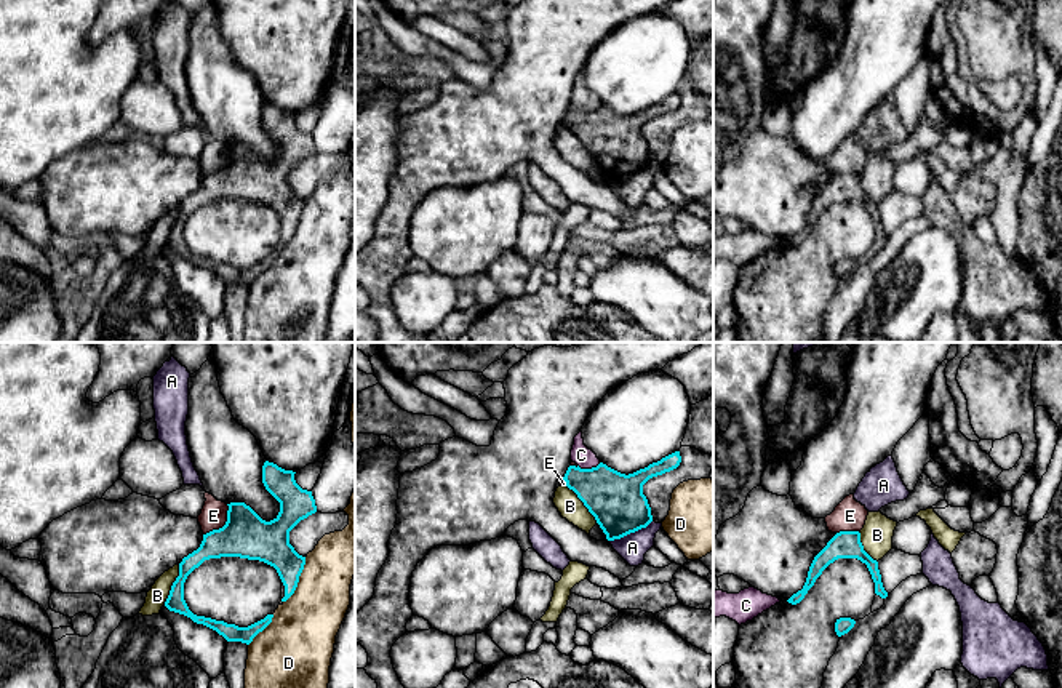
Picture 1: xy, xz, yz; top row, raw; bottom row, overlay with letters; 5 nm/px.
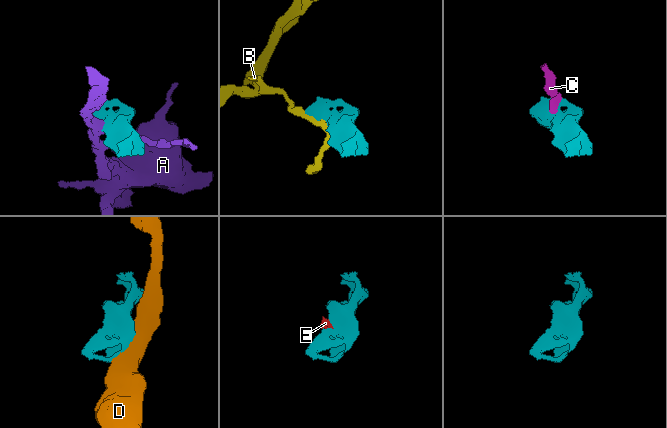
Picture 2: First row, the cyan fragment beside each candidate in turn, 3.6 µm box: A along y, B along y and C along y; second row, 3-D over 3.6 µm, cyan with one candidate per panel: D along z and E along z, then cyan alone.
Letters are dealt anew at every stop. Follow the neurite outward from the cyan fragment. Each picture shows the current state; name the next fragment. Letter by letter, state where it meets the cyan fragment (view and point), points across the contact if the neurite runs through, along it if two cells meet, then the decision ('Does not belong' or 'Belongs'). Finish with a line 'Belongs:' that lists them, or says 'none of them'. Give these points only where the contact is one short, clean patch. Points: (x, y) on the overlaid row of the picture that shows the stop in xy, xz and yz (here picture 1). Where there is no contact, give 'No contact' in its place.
A: Touches cyan at xz (630, 532). Does not belong
B: Touches cyan at xy (173, 584). Does not belong
C: Touches cyan at xz (589, 469). Boundary: xz (600, 463), (590, 468), (578, 466). Does not belong
D: Touches cyan at xy (298, 580). Does not belong
E: Touches cyan at xy (224, 525). Boundary: xy (227, 504), (227, 520), (203, 535). Does not belong
Belongs: none of them

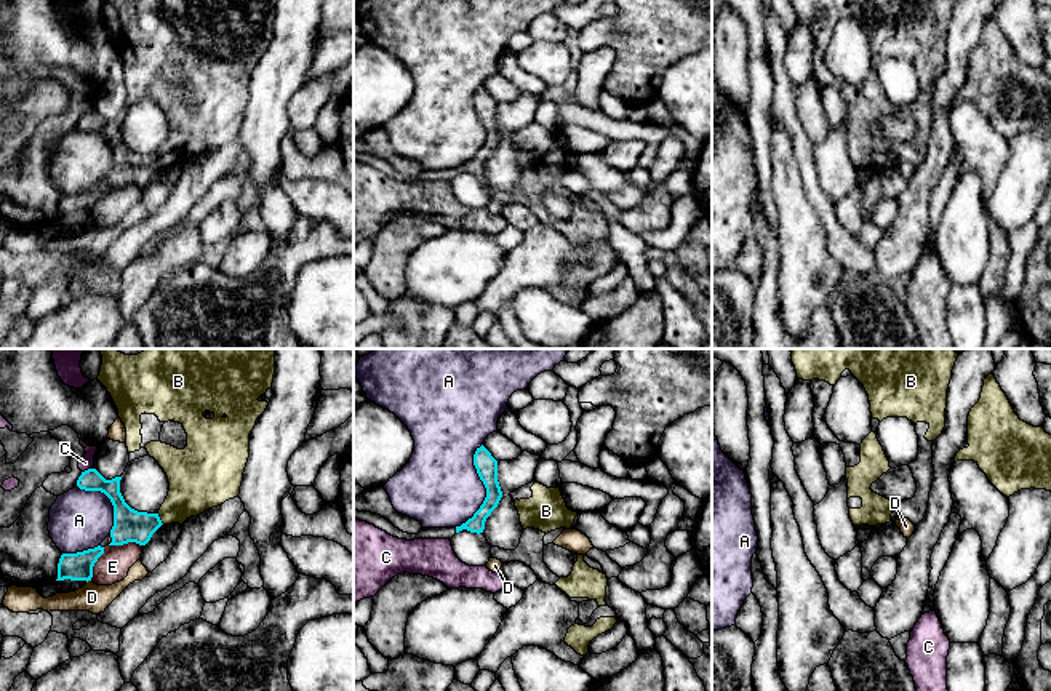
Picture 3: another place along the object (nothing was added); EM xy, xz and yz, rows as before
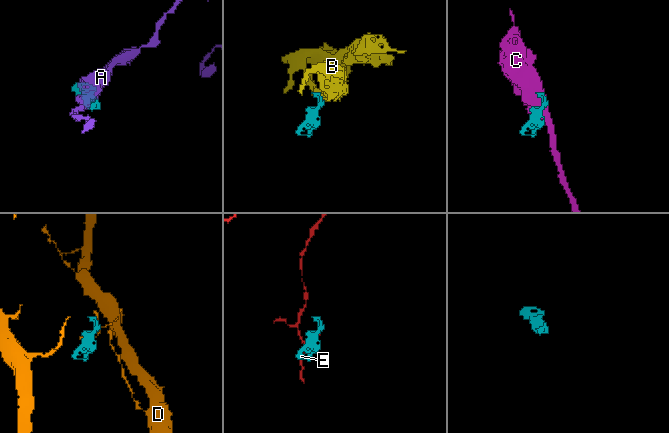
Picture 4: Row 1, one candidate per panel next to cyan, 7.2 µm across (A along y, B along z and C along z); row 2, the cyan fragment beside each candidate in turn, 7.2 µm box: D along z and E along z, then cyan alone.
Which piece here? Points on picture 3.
A: Touches cyan at xz (485, 487). Does not belong
B: Touches cyan at xy (159, 519). Path across: xy (130, 525), (144, 525), (159, 519), (195, 485). Belongs
C: Touches cyan at xy (88, 469). Does not belong
D: Touches cyan at xy (88, 579). Does not belong
E: Touches cyan at xy (125, 543). Boundary: xy (141, 544), (123, 543), (109, 546). Does not belong
Belongs: B

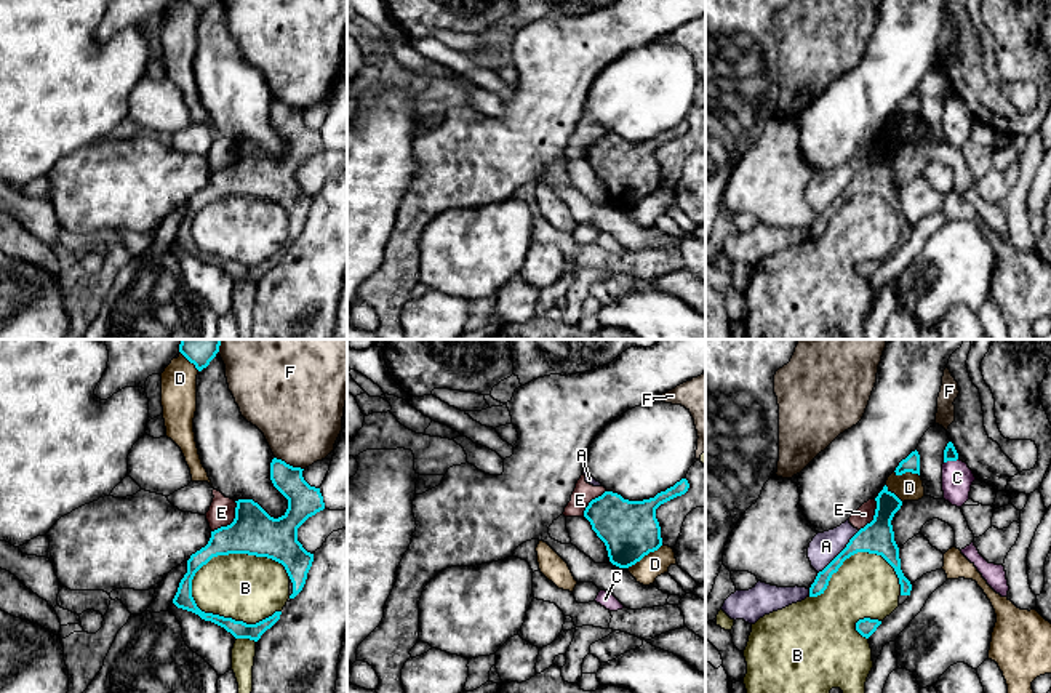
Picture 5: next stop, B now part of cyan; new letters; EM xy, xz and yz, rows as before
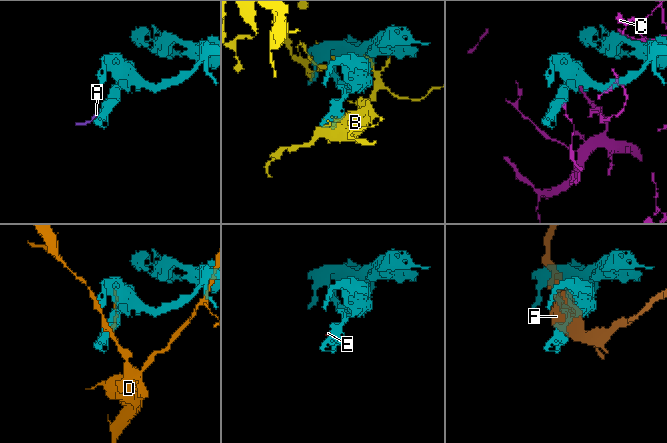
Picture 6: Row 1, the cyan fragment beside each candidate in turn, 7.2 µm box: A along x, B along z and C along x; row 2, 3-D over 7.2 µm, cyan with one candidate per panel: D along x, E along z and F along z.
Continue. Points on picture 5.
A: Touches cyan at yz (840, 552). Boundary: yz (859, 530), (818, 573). Does not belong
B: Touches cyan at xy (232, 552). Does not belong
C: Touches cyan at yz (951, 460). Does not belong
D: Touches cyan at xz (645, 554). Does not belong
E: Touches cyan at xy (232, 522). Boundary: xy (235, 501), (235, 517), (211, 532). Does not belong
F: Touches cyan at xy (288, 464). Does not belong
Belongs: none of them

